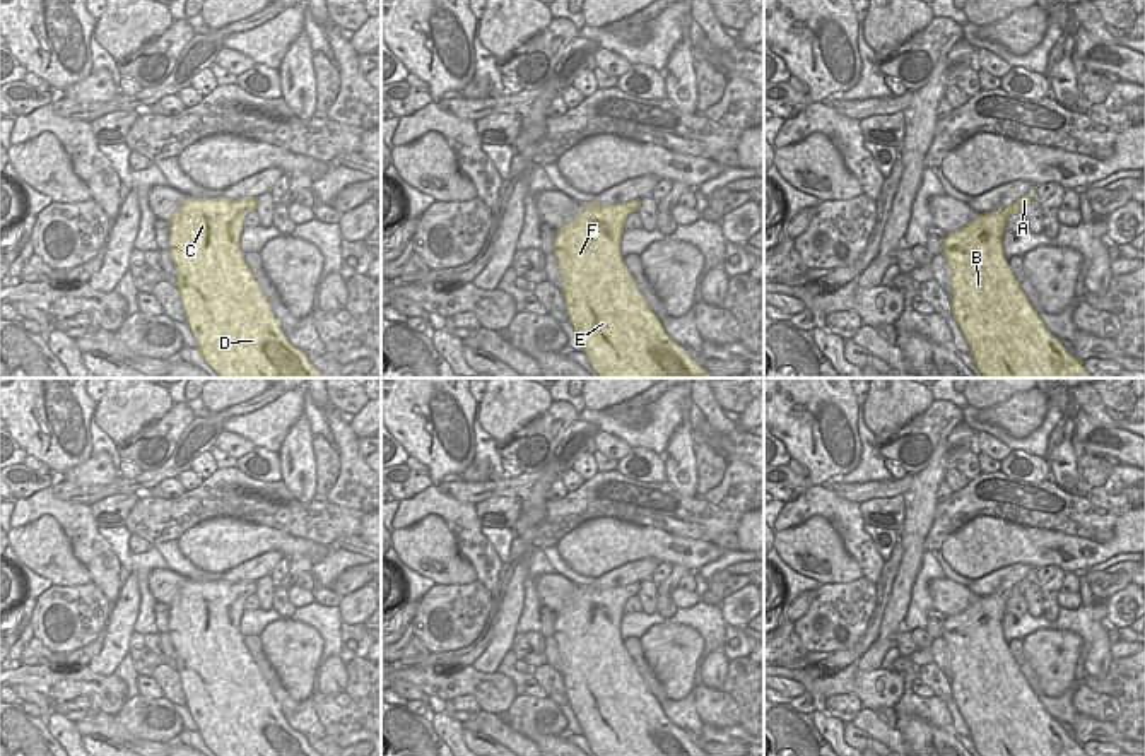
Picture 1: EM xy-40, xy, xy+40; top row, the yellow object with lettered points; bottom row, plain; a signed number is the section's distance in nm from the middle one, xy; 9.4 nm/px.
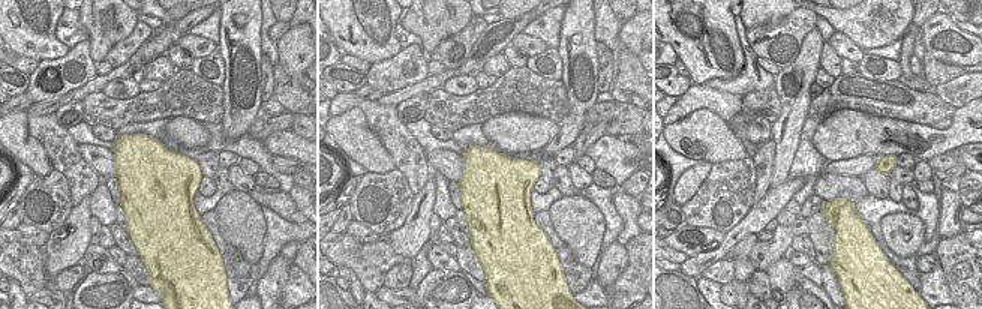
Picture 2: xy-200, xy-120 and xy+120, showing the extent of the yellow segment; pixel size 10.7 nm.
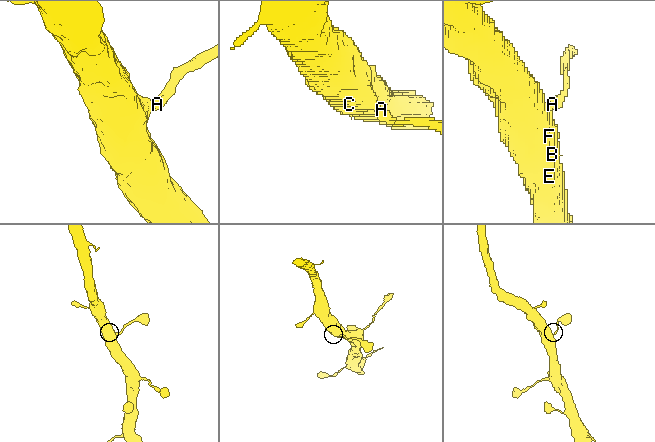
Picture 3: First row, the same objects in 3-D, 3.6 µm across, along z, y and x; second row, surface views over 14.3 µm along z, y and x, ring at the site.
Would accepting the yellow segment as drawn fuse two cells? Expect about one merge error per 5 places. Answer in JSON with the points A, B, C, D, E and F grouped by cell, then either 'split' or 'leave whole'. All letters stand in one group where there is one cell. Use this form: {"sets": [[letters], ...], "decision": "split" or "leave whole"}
{"sets": [["A", "B", "C", "D", "E", "F"]], "decision": "leave whole"}

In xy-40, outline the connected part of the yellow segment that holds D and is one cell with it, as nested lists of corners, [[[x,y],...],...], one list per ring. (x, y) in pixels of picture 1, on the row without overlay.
[[[186,580],[169,604],[169,636],[186,706],[205,746],[215,756],[321,756],[291,729],[272,689],[239,631],[244,600],[256,582],[227,583]]]

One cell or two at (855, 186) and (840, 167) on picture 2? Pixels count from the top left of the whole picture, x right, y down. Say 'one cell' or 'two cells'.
two cells

